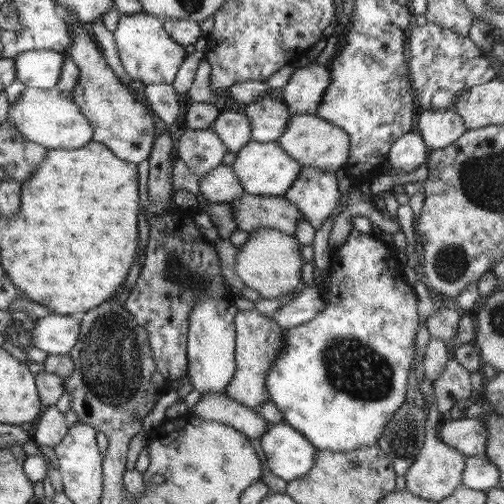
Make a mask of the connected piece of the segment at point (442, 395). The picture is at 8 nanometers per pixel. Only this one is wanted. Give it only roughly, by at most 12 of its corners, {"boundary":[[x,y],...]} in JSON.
{"boundary":[[452,356],[433,381],[436,406],[446,416],[472,398],[470,373]]}

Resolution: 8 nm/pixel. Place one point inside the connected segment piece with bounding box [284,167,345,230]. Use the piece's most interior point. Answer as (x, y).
(316, 193)

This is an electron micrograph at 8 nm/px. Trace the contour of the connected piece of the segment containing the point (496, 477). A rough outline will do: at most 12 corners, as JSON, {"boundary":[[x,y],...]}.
{"boundary":[[484,455],[466,458],[462,484],[487,491],[500,484],[500,471]]}

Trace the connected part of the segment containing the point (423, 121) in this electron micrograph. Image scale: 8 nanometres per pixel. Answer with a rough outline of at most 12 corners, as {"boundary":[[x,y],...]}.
{"boundary":[[425,109],[420,136],[430,151],[454,144],[467,129],[452,109]]}

